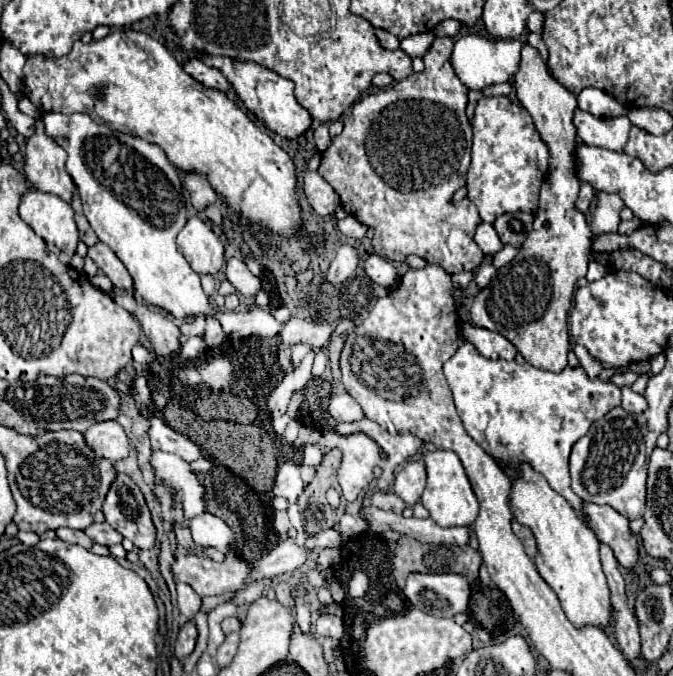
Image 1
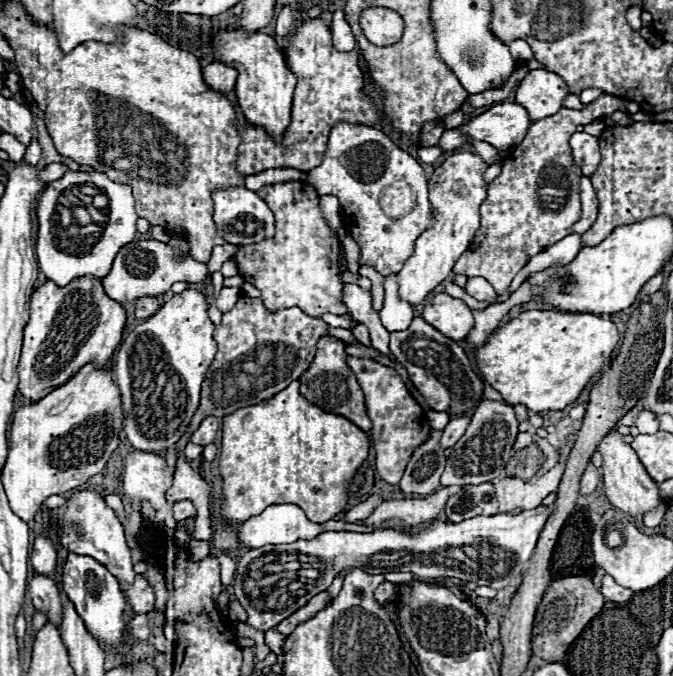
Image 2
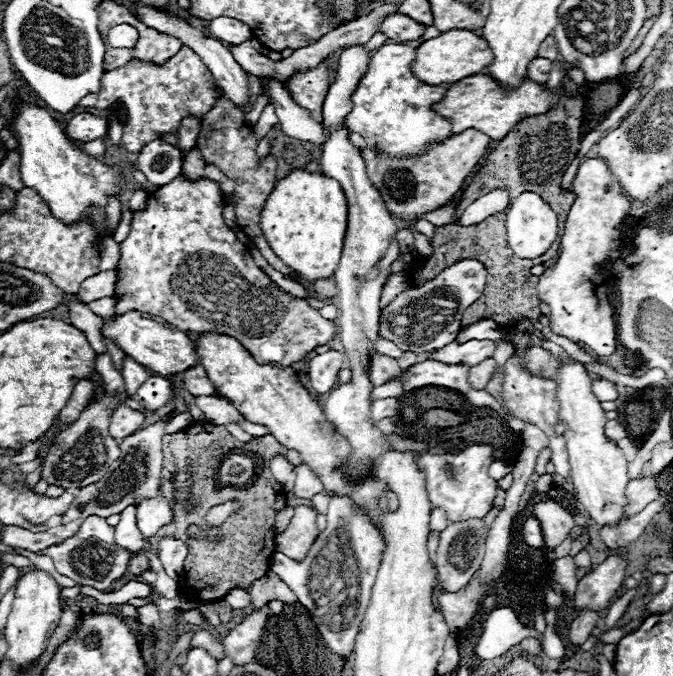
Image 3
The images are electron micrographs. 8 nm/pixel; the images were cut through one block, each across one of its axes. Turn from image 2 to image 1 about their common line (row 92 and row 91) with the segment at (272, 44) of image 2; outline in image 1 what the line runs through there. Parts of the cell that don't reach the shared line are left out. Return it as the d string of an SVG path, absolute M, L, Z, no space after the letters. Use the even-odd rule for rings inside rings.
M198 54L198 58L208 64L218 68L228 82L232 84L232 88L236 90L238 98L244 102L244 106L270 130L276 132L282 138L298 138L302 136L310 126L312 126L312 116L306 108L302 108L296 98L294 98L294 84L282 76L278 76L276 72L256 64L256 62L236 62L230 58L220 58L220 56L206 56L206 54Z

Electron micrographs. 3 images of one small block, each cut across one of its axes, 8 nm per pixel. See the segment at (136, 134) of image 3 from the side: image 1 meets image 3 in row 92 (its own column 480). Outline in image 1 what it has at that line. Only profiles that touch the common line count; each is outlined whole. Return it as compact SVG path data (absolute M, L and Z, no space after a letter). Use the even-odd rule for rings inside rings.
M508 96L480 98L474 111L472 164L468 170L468 198L476 204L482 222L494 224L500 214L538 210L538 194L546 172L549 151L541 140L532 117Z

